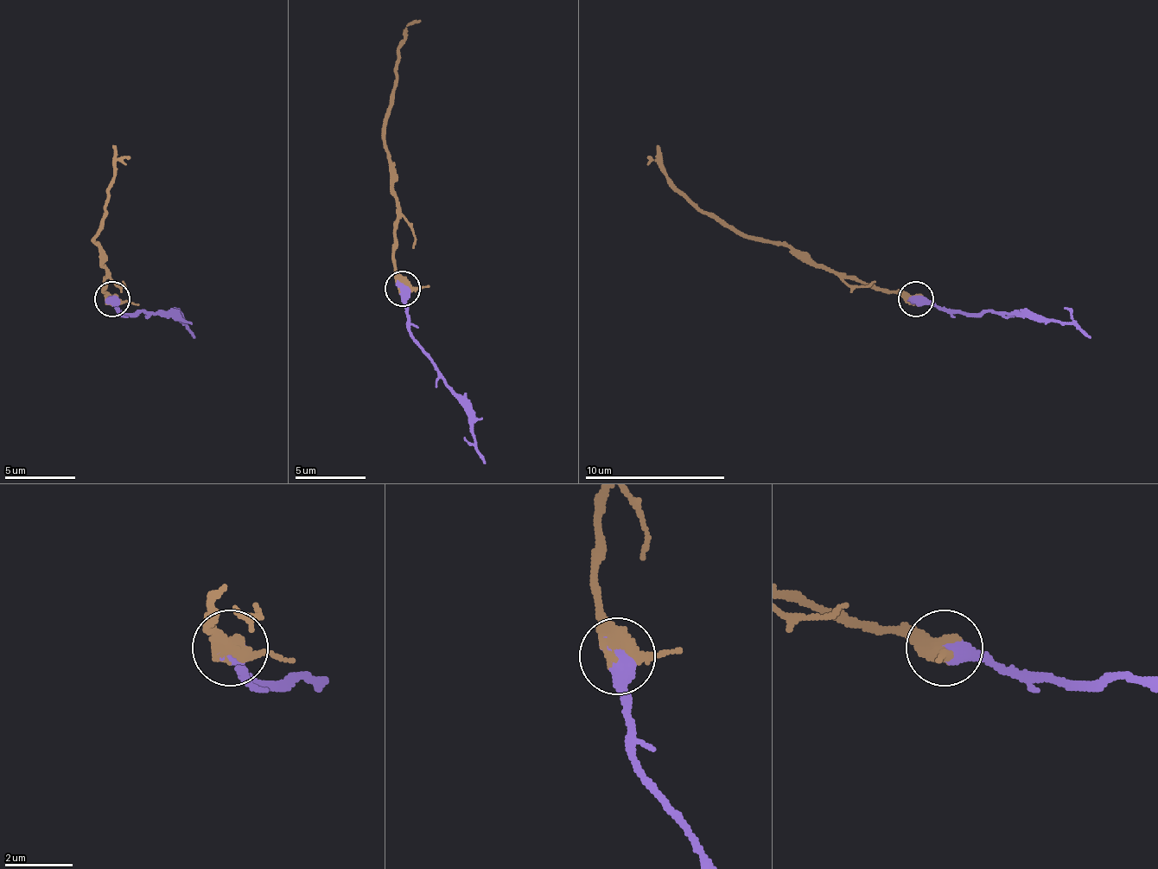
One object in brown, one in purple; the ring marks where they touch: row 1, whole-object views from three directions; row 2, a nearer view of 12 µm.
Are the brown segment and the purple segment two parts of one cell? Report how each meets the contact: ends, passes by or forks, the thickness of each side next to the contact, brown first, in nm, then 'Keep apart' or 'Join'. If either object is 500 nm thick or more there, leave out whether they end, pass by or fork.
Thickness 420 nm (brown) against 650 nm. Join

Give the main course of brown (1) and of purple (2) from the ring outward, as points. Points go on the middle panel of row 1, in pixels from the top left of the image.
1: (400, 288), (393, 270), (393, 178), (385, 154), (385, 111), (397, 83), (404, 30), (421, 19)
2: (404, 288), (414, 344), (467, 414), (474, 450), (485, 464)

